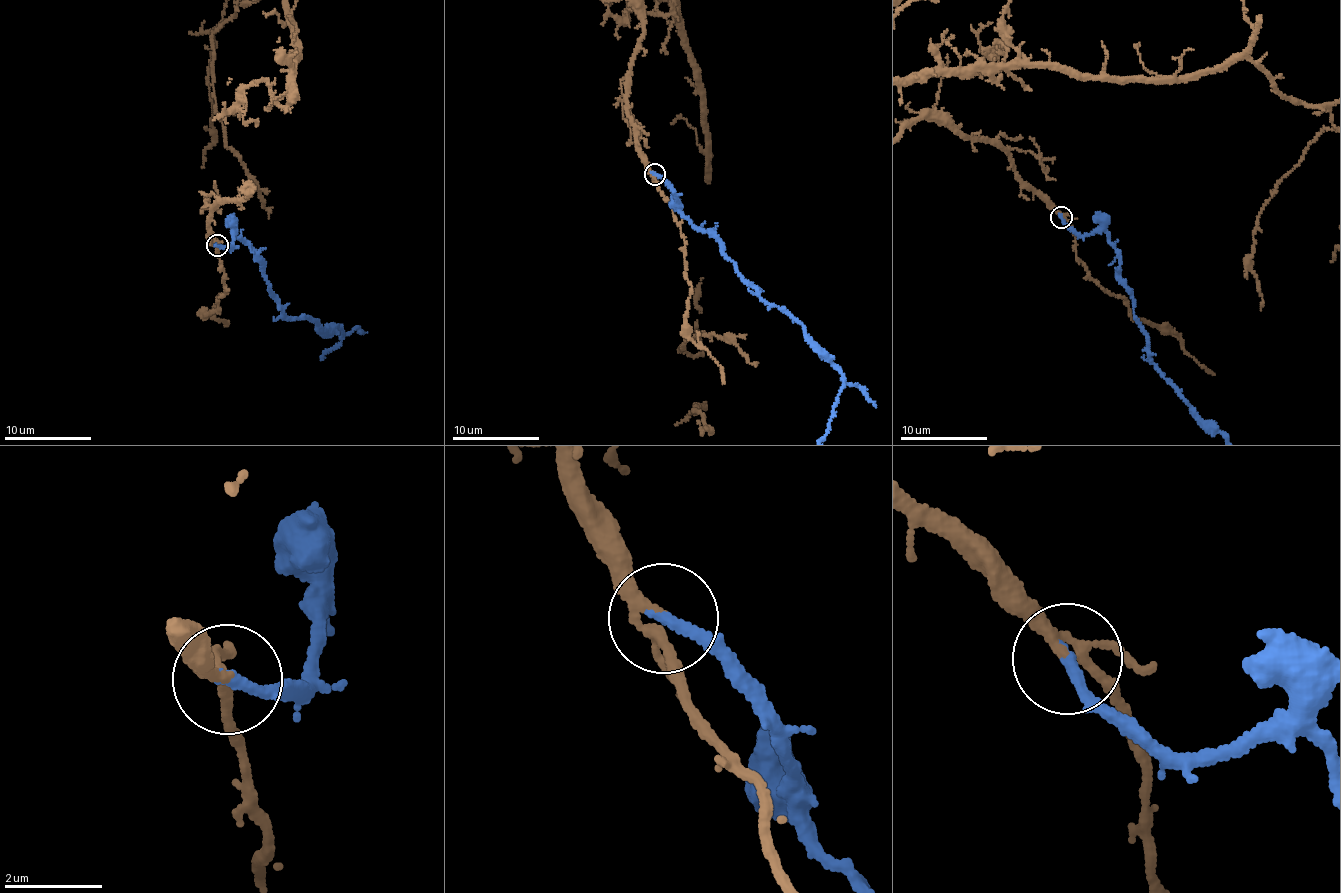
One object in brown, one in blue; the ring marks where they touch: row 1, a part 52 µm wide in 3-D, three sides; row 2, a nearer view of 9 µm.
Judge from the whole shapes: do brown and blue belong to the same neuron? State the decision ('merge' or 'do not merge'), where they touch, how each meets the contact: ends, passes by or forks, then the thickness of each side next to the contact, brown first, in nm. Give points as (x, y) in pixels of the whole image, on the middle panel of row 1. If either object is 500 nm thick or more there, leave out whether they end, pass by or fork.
merge | (654, 174) | brown forks | blue ends | 150/240 nm

